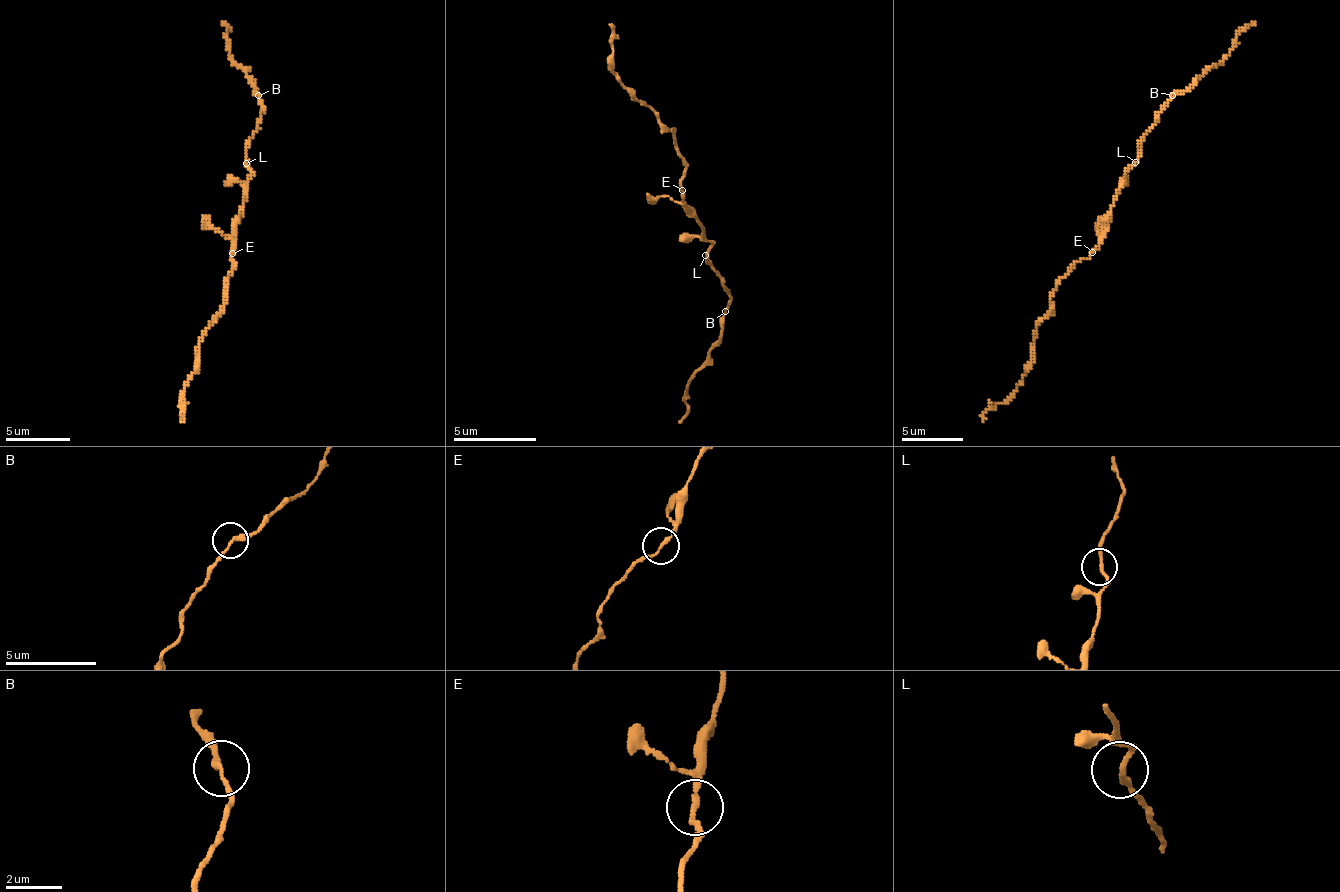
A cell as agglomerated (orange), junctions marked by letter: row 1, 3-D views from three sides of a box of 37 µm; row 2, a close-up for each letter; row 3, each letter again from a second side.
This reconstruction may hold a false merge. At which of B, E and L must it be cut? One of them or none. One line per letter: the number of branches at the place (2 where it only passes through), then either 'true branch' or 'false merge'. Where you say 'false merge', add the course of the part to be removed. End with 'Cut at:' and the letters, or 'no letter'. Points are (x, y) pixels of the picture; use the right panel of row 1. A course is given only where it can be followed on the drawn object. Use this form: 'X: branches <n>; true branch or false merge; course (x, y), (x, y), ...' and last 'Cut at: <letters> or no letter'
B: branches 2; true branch
E: branches 2; true branch
L: branches 2; true branch
Cut at: no letter

